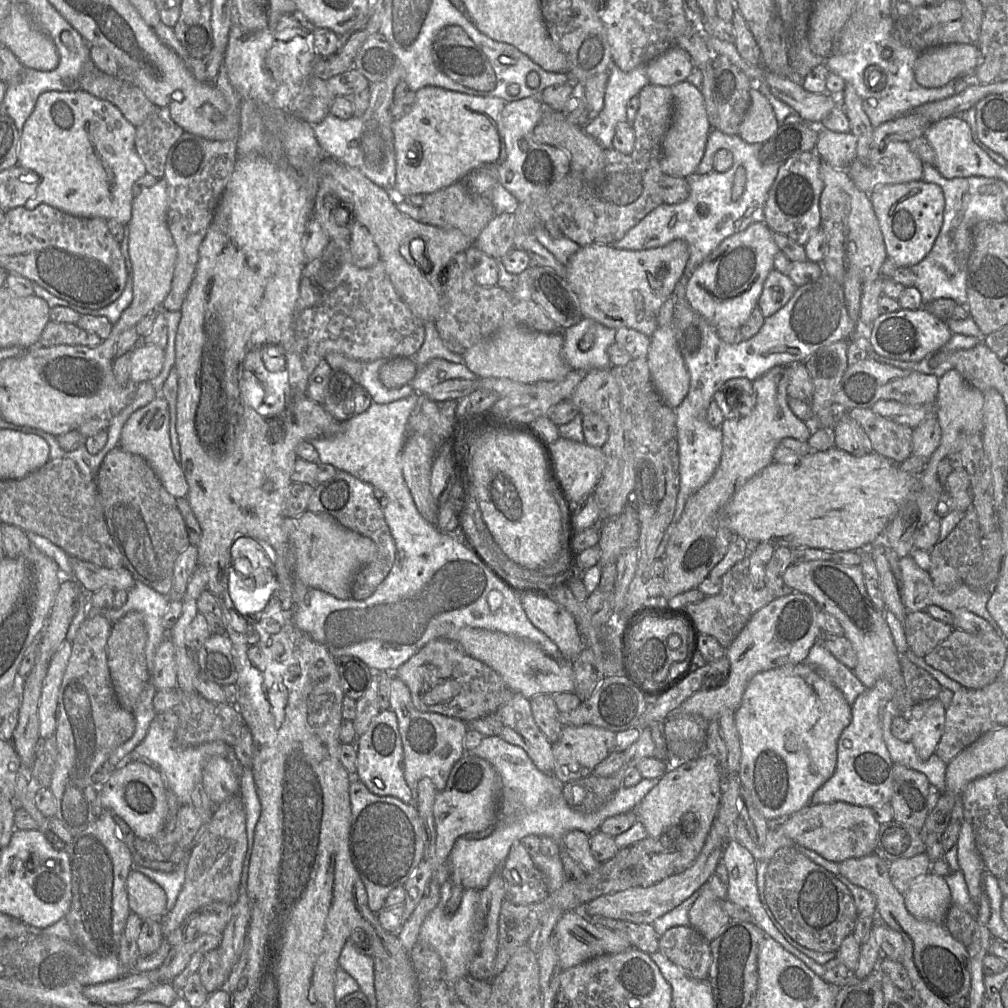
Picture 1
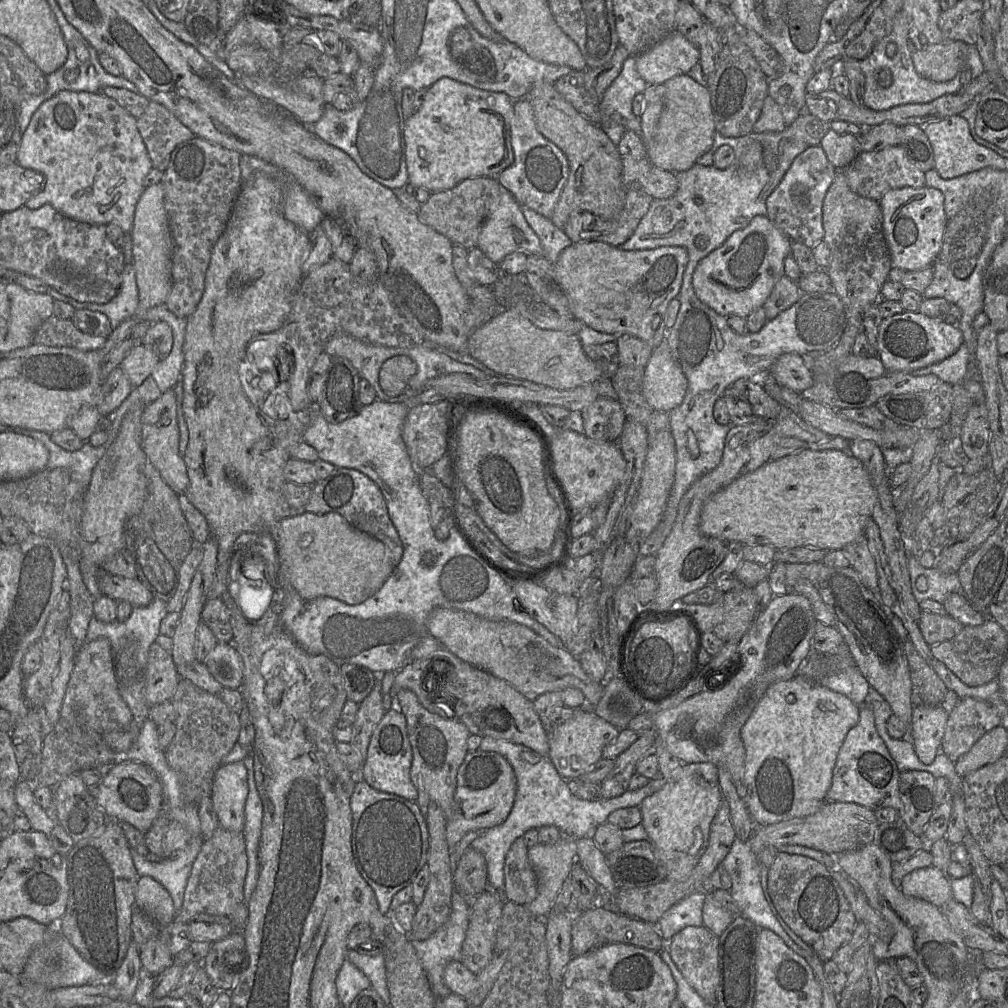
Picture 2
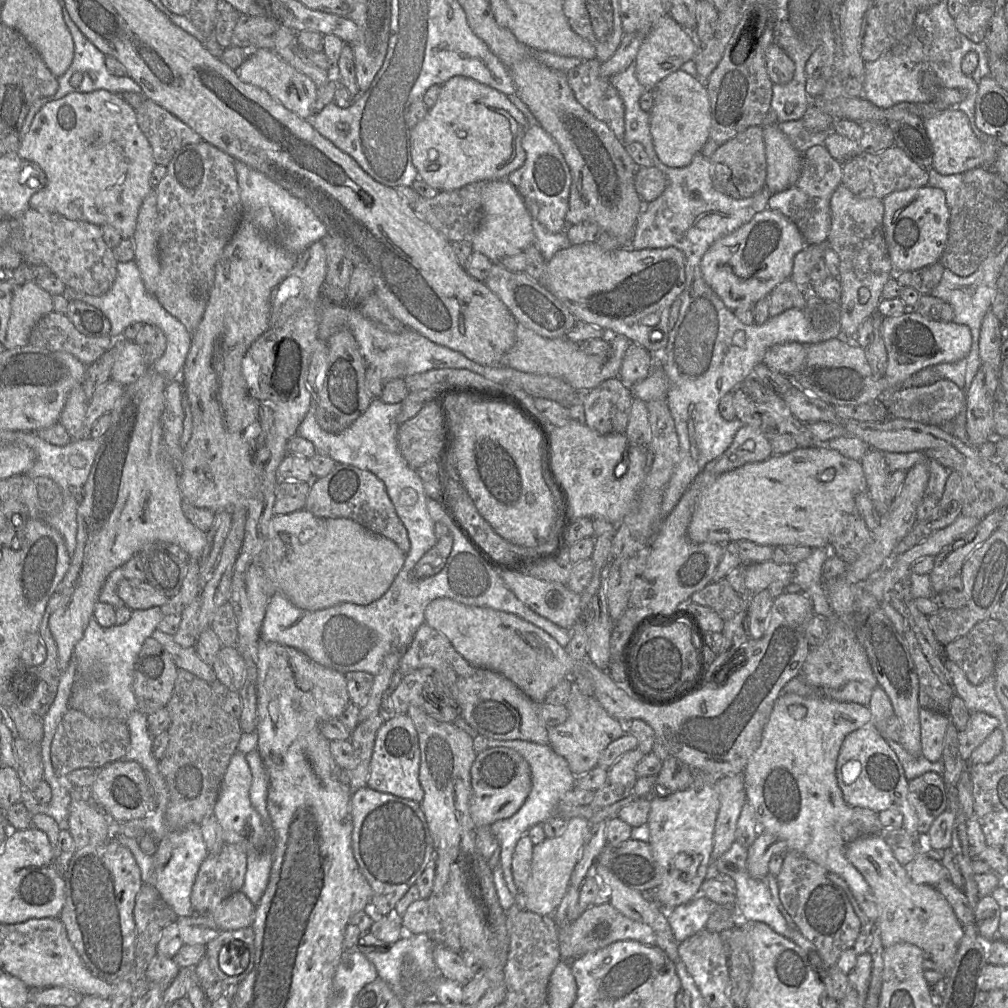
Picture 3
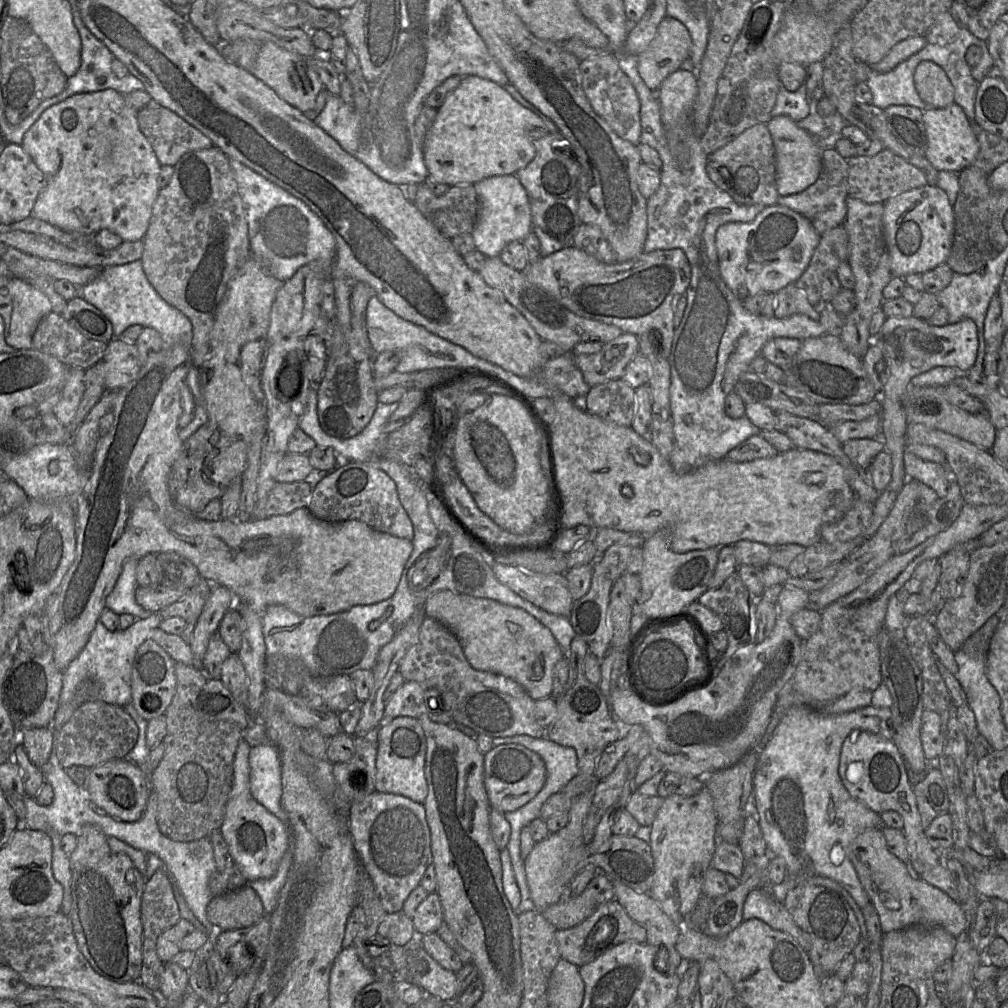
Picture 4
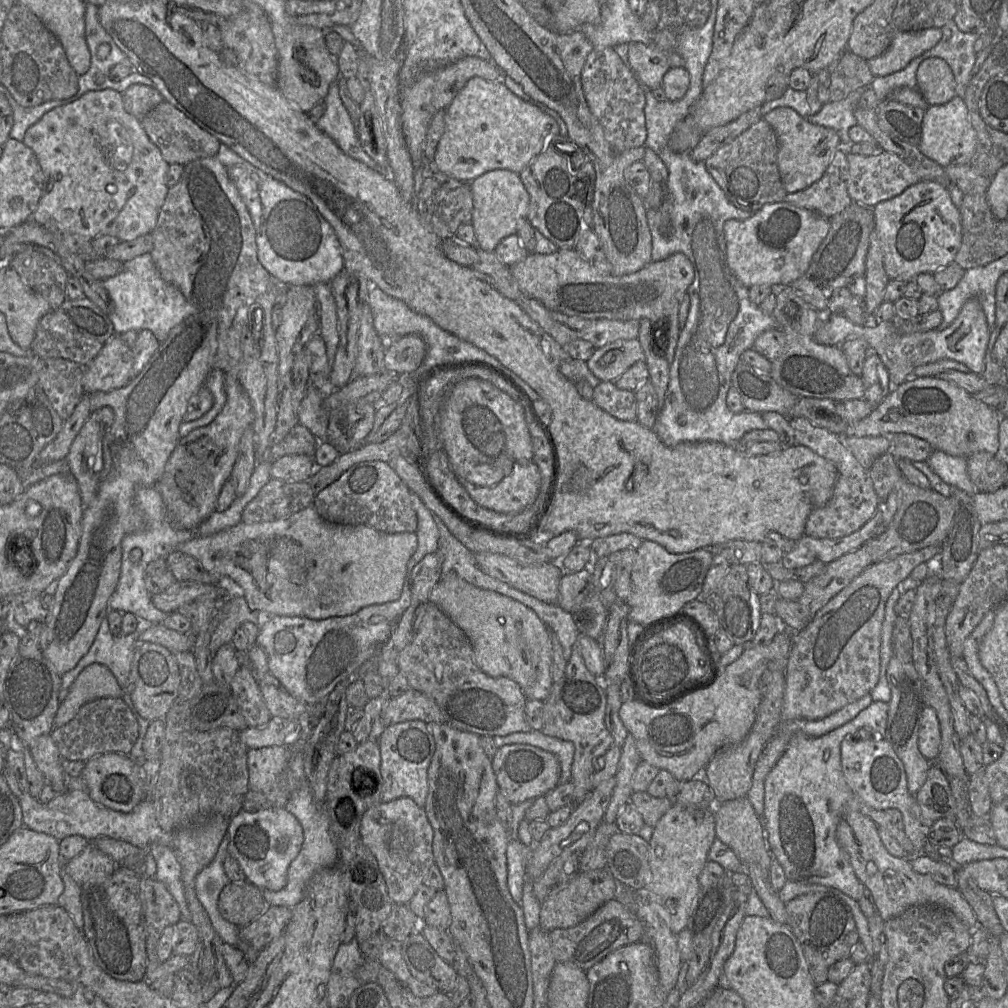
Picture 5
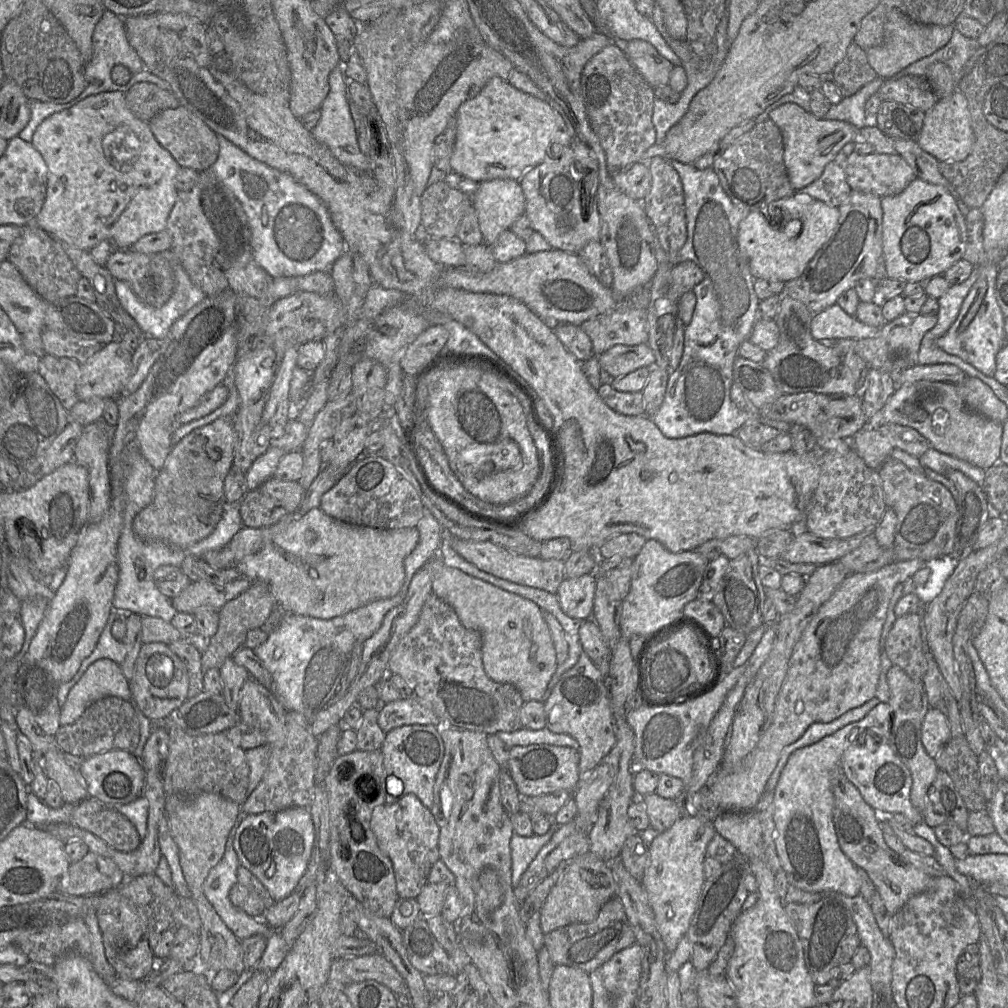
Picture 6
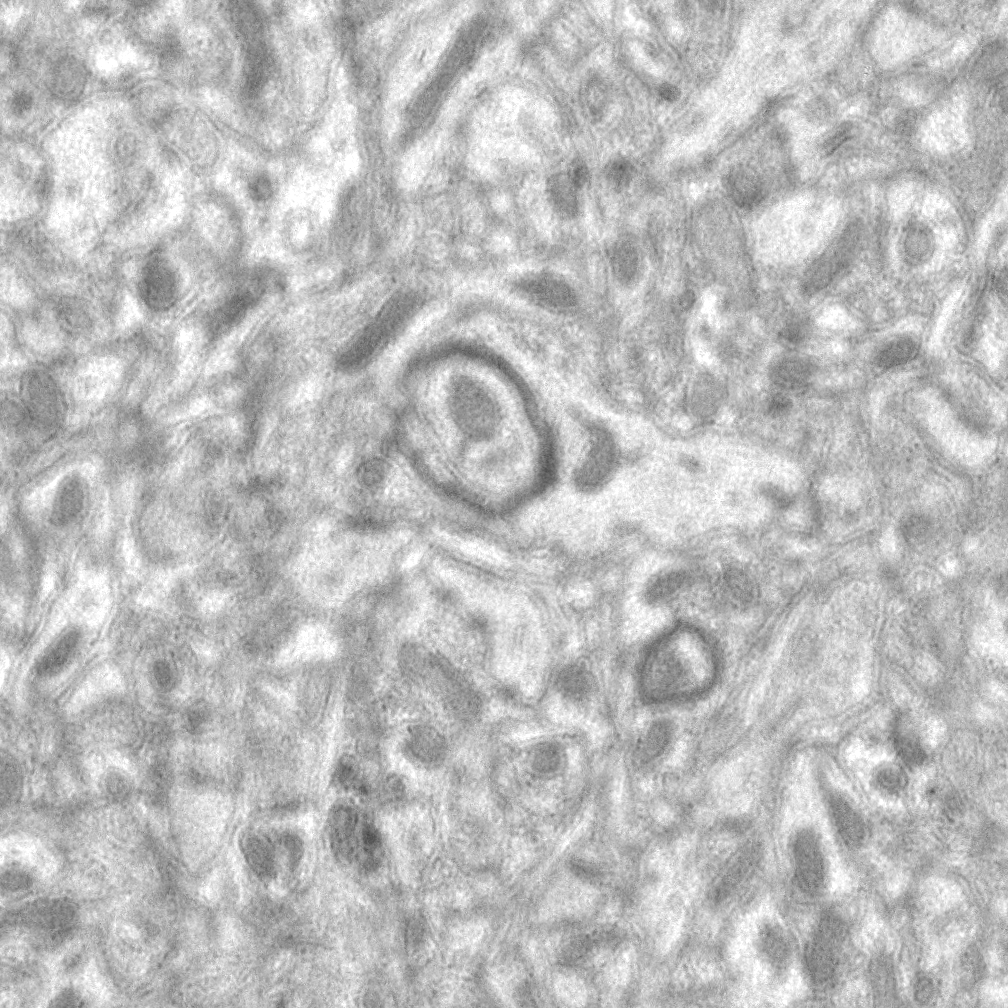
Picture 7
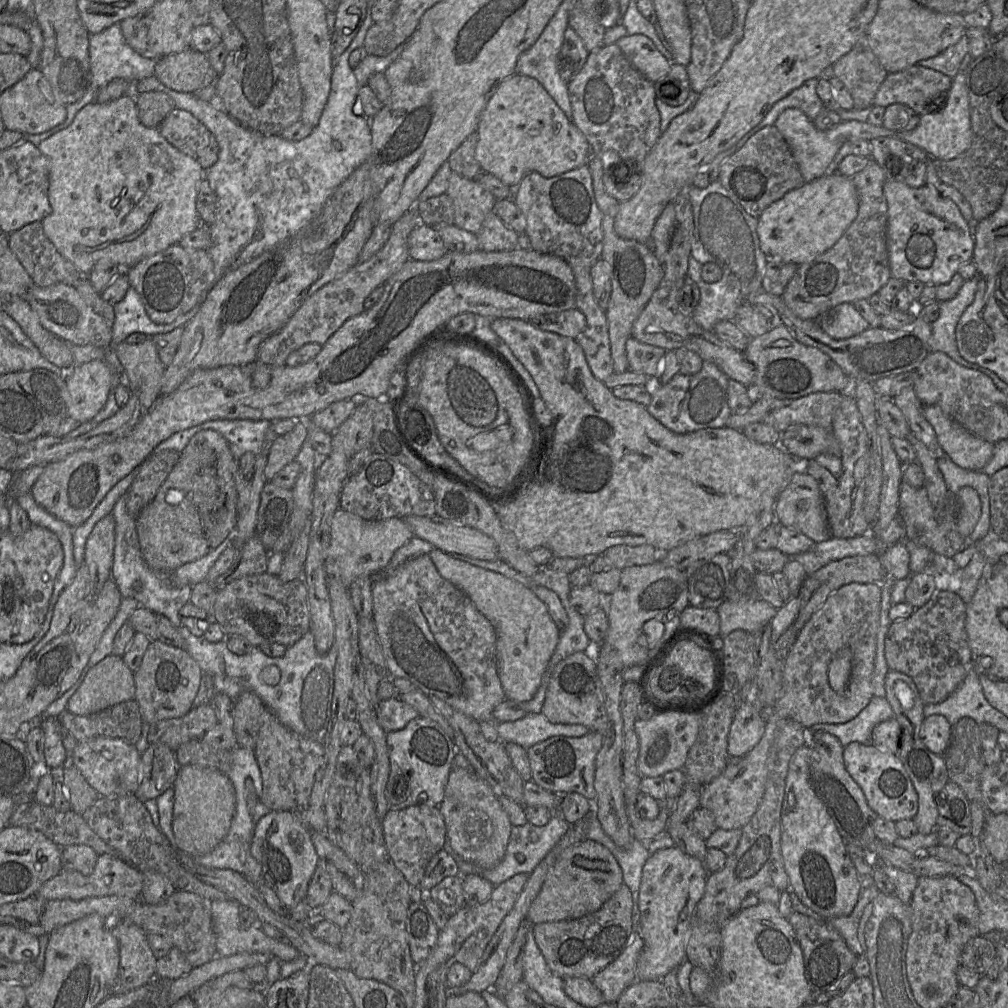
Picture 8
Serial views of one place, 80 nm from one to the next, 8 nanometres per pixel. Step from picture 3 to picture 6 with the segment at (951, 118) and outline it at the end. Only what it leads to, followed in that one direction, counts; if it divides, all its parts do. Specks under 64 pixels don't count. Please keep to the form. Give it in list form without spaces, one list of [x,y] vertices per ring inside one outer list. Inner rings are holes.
[[[956,90],[949,97],[939,100],[926,112],[922,131],[917,141],[919,146],[941,161],[962,161],[970,153],[974,142],[974,132],[970,121],[970,111],[966,96]]]

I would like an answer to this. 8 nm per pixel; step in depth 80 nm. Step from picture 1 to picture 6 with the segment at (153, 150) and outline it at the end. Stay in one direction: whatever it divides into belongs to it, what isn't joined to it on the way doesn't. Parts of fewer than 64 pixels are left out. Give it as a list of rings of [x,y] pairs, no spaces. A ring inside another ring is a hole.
[[[183,106],[169,108],[159,112],[148,123],[156,140],[171,153],[181,167],[199,172],[211,170],[219,155],[219,140],[217,134],[195,113]]]

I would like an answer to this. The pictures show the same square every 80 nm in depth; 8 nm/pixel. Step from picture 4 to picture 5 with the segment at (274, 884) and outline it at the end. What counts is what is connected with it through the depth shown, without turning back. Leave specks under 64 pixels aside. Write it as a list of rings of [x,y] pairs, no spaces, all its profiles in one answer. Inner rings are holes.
[[[309,783],[293,793],[285,808],[299,820],[304,831],[304,842],[299,854],[288,868],[285,887],[279,891],[261,890],[270,906],[293,908],[302,900],[309,880],[317,871],[338,864],[338,849],[330,829],[328,812],[314,801]]]

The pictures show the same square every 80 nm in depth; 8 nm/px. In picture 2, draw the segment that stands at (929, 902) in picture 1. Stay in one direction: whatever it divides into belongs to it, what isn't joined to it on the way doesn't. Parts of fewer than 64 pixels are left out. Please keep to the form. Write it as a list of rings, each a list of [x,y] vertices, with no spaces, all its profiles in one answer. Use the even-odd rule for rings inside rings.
[[[934,866],[913,870],[902,880],[904,895],[919,898],[942,909],[952,899],[950,878]]]

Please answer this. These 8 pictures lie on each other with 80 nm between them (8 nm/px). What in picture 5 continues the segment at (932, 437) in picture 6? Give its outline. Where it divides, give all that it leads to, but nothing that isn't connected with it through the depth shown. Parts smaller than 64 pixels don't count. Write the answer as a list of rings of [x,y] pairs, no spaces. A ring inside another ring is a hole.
[[[911,377],[893,389],[869,416],[855,423],[845,437],[907,433],[952,456],[969,457],[977,452],[995,455],[999,448],[1001,418],[996,409],[949,381],[938,377]]]

